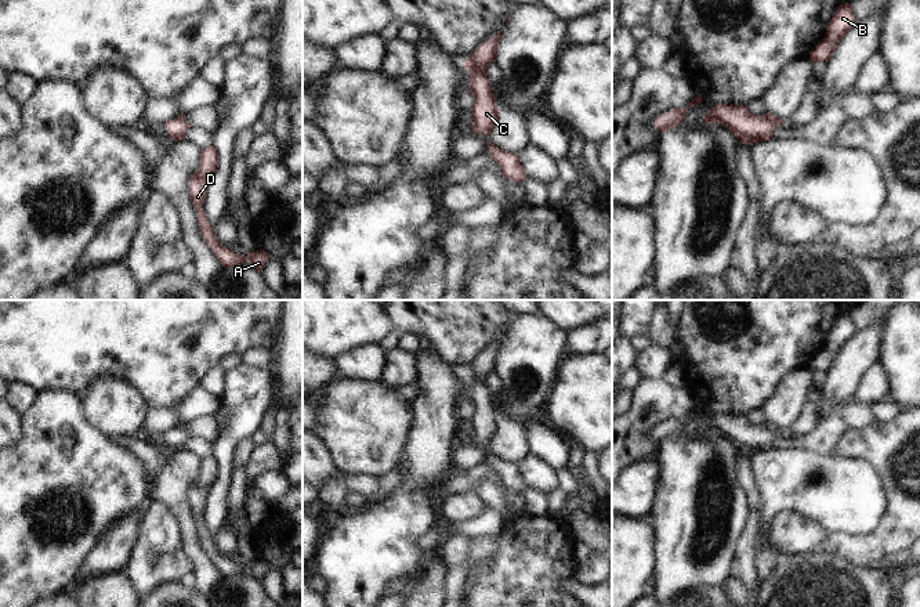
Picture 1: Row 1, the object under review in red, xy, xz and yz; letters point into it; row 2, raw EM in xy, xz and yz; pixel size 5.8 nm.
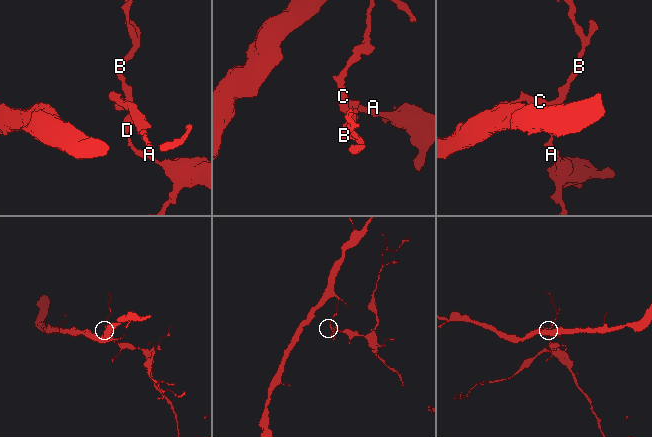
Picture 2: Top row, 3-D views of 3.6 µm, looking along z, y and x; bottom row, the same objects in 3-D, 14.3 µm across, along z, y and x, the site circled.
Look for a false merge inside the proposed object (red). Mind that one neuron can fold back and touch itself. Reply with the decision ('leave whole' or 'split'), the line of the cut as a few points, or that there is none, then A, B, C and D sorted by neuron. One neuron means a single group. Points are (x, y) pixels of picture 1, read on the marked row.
split; cut yz (764, 115), (778, 125); groups A B D / C

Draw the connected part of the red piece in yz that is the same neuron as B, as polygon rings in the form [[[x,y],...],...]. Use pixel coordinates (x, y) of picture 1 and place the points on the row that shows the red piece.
[[[840,4],[826,28],[825,37],[815,46],[808,58],[812,62],[827,62],[837,44],[855,24],[856,19],[851,4]]]

